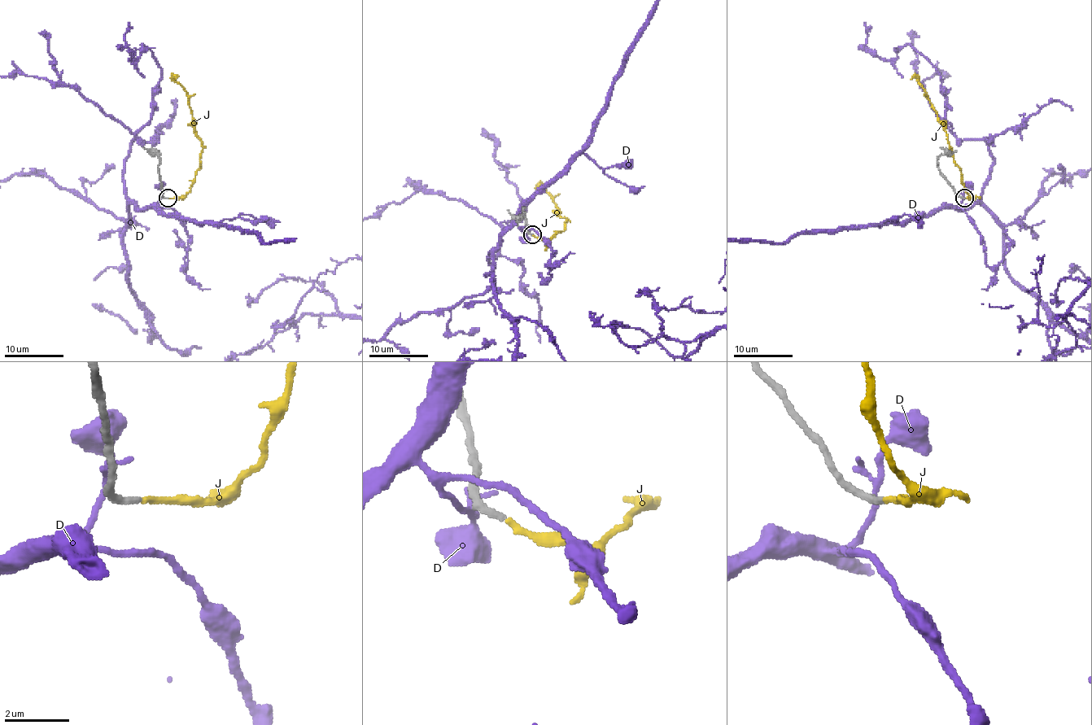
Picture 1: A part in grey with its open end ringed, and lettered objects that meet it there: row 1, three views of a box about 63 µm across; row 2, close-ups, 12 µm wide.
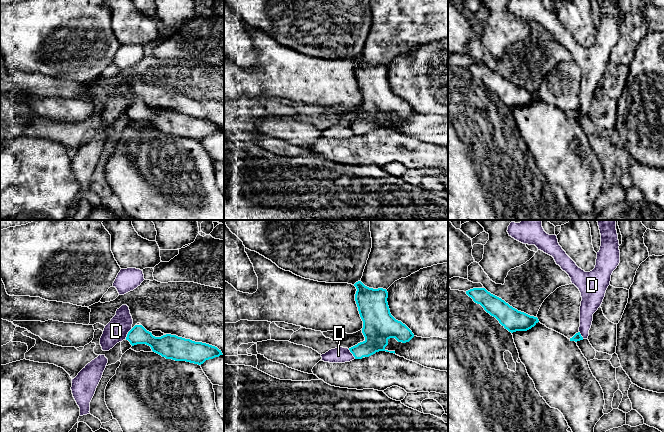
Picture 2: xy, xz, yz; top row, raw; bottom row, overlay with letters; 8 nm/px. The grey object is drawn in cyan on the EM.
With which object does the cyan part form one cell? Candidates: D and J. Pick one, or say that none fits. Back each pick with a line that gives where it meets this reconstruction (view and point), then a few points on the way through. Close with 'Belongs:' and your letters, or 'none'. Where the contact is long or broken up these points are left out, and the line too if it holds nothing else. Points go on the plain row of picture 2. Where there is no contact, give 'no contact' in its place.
J: no contact
Belongs: J

